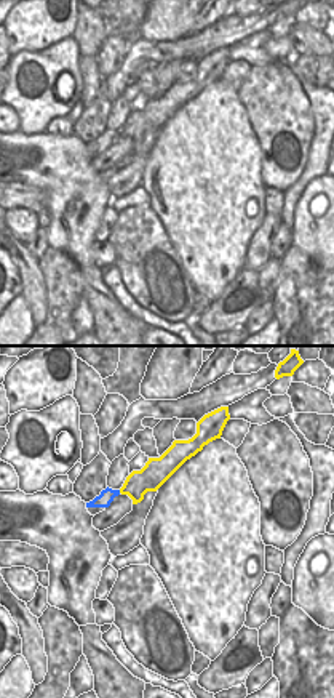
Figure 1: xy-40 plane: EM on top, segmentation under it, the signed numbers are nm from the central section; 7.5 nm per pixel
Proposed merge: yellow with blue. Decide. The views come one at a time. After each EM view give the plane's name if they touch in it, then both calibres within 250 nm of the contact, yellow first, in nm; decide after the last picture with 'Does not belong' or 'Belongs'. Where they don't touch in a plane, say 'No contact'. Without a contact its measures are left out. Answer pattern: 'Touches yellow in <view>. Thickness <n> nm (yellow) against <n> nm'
No contact.

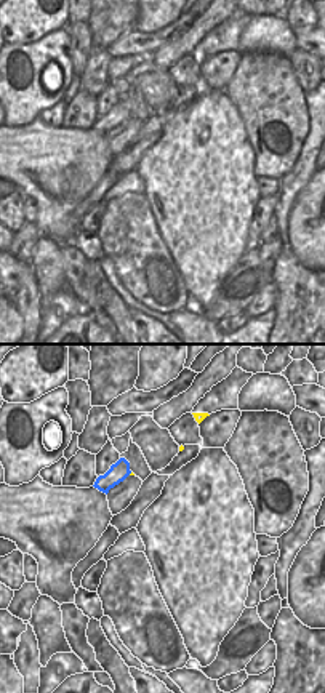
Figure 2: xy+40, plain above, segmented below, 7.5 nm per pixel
No contact.

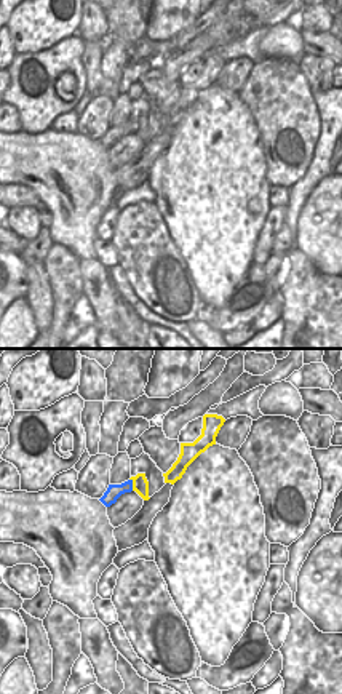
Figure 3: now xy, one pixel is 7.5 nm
Touches yellow in xy. Thickness 120 nm (yellow) against 120 nm.

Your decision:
Does not belong.

